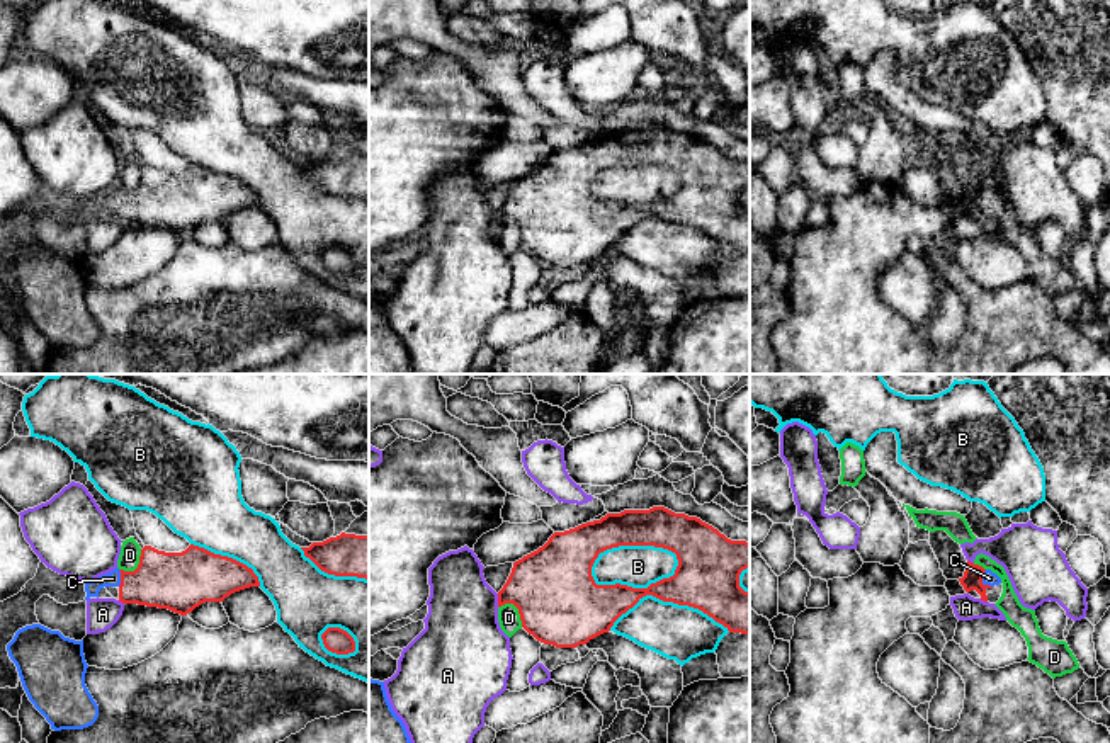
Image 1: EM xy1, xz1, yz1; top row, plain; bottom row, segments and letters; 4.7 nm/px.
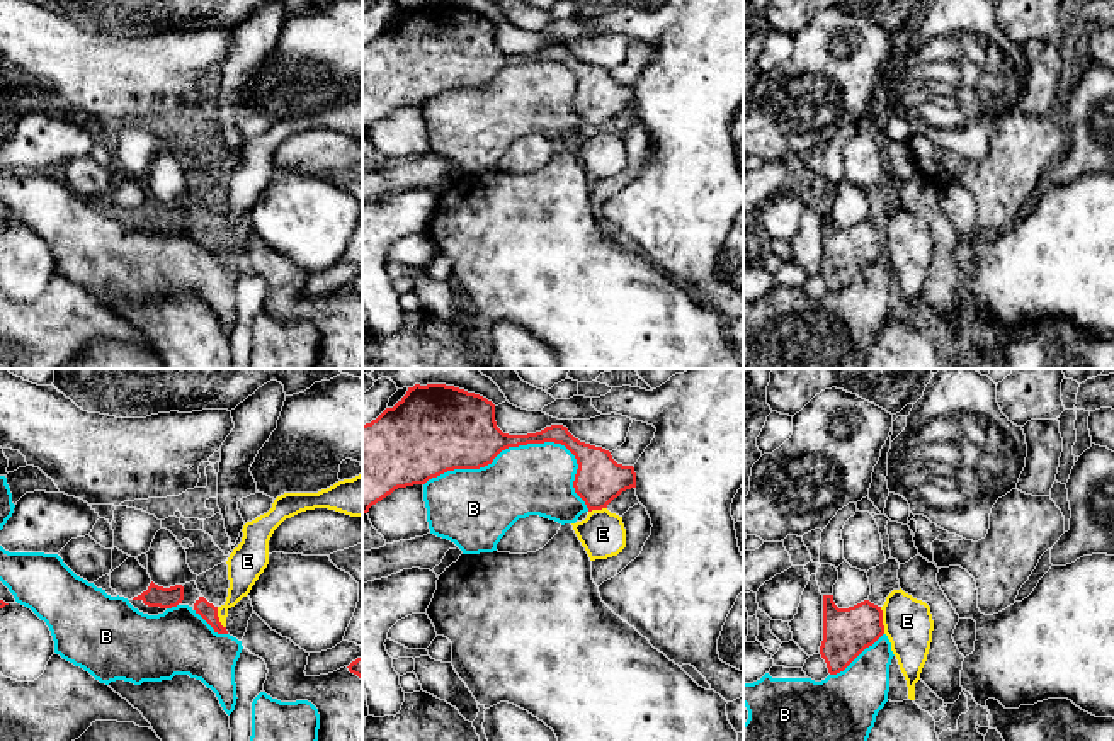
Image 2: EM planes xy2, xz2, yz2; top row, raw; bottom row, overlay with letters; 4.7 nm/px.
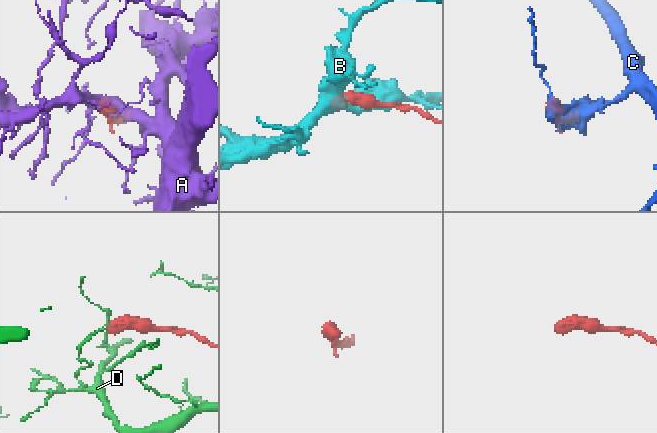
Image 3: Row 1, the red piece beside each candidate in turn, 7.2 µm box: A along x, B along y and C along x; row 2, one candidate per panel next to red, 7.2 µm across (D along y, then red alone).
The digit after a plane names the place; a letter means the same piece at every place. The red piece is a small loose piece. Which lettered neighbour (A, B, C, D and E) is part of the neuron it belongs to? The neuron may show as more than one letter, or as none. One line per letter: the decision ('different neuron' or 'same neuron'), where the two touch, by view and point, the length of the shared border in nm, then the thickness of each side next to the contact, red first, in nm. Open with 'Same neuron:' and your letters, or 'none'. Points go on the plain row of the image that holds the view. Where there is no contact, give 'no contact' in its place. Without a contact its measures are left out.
Same neuron: C
A: different neuron | xz1 (498, 220) | 60 nm | 360/380 nm
B: different neuron | xz2 (526, 63) | 800 nm | 260/340 nm
C: same neuron | yz1 (981, 199) | 90 nm | 100/70 nm
D: different neuron | xz1 (517, 226) | 160 nm | 400/110 nm
E: different neuron | yz2 (881, 240) | 130 nm | 220/220 nm

